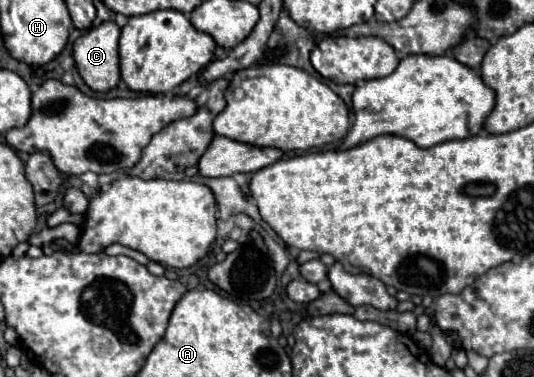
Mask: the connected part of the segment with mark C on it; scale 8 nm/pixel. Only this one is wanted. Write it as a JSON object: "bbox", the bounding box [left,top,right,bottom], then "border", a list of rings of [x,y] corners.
{"bbox":[73,21,119,91],"border":[[[103,21],[73,43],[75,67],[93,91],[109,91],[119,83],[119,33],[115,21]]]}

